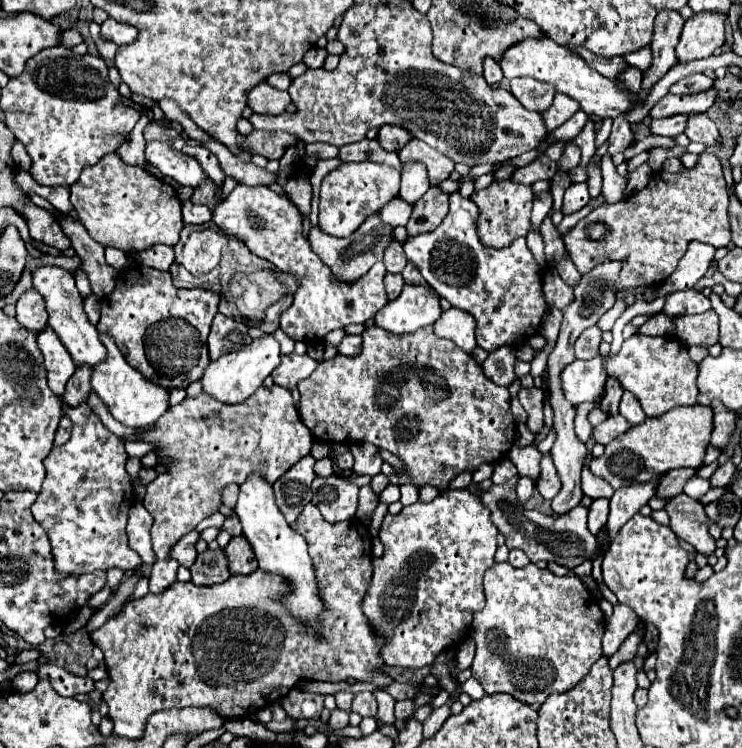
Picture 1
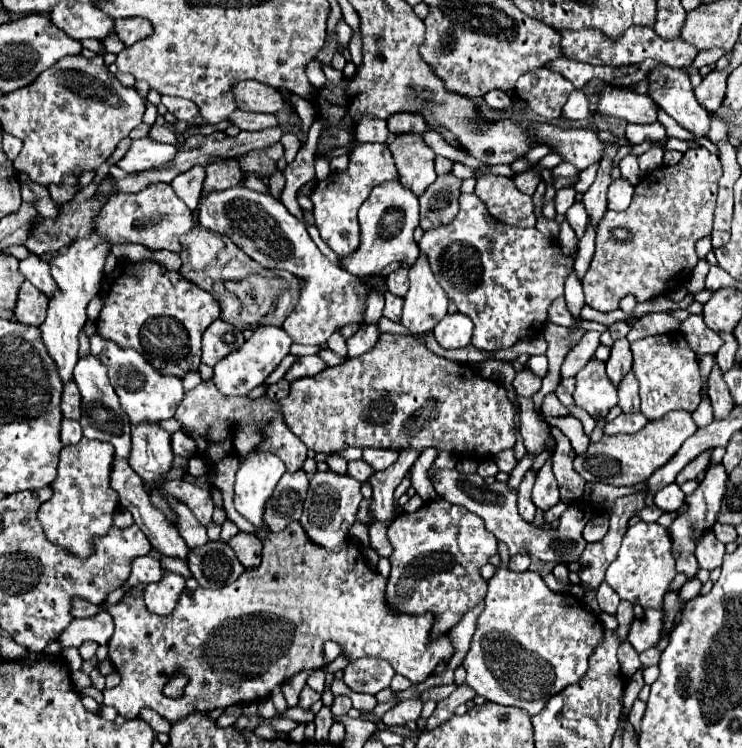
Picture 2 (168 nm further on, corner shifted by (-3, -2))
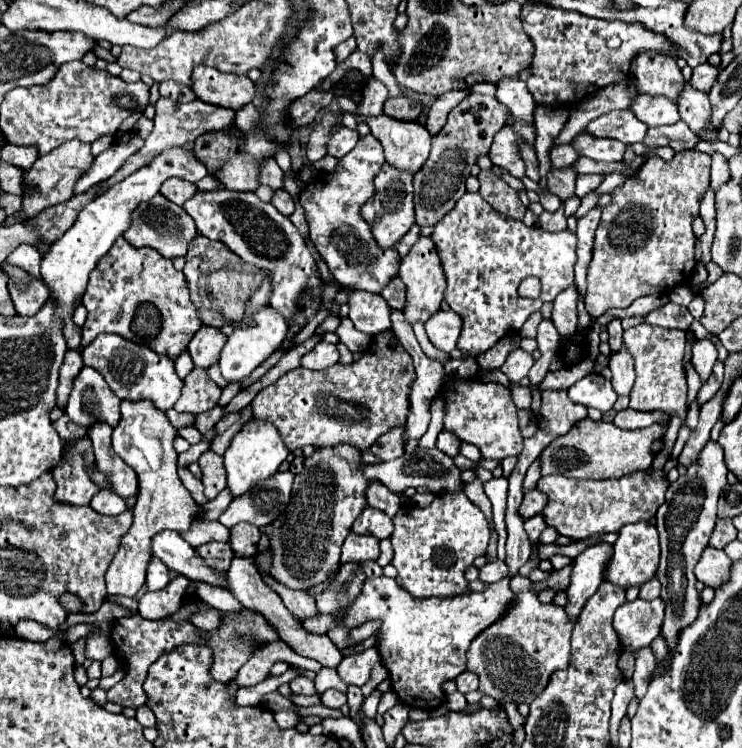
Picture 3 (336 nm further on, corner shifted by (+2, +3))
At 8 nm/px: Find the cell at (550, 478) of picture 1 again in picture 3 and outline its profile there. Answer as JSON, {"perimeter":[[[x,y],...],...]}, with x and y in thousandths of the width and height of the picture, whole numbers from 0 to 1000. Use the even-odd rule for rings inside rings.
{"perimeter":[[[720,650],[717,655],[712,655],[712,658],[706,660],[706,671],[704,671],[704,676],[701,676],[701,687],[704,687],[706,693],[714,693],[714,690],[720,690],[720,687],[728,687],[728,684],[733,682],[733,676],[736,676],[733,660],[728,660],[728,655],[722,655],[722,650]]]}

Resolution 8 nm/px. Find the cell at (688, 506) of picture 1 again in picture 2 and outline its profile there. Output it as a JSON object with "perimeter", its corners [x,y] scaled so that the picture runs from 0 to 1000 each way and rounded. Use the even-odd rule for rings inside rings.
{"perimeter":[[[961,713],[947,715],[947,718],[939,723],[937,745],[939,745],[939,750],[942,750],[942,761],[961,763],[961,761],[972,758],[972,755],[974,755],[974,742],[977,742],[977,729],[969,726]]]}

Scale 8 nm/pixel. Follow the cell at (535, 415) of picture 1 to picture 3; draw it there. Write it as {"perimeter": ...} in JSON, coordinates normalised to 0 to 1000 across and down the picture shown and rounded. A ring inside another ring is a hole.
{"perimeter":[[[698,465],[698,468],[693,468],[693,471],[685,473],[685,481],[677,487],[674,495],[687,505],[687,511],[698,513],[704,505],[712,503],[717,487],[720,487],[717,473],[706,471],[704,465]]]}

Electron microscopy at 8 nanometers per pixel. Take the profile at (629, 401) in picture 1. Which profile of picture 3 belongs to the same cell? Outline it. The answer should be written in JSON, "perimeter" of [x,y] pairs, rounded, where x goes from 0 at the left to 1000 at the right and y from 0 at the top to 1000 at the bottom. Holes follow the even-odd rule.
{"perimeter":[[[838,463],[836,471],[822,476],[822,495],[825,495],[825,516],[836,529],[846,529],[854,516],[854,484],[849,471]]]}

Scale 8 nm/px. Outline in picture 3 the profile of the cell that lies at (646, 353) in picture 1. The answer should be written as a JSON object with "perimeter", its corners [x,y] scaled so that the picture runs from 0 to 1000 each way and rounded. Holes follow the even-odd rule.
{"perimeter":[[[863,433],[841,444],[841,463],[854,476],[857,492],[857,511],[849,527],[849,545],[873,551],[889,548],[922,561],[927,551],[927,513],[919,487],[925,465],[925,444]]]}

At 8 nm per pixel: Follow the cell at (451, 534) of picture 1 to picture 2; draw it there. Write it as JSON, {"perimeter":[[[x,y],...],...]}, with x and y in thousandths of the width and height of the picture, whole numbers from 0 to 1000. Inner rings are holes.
{"perimeter":[[[597,667],[573,672],[559,686],[538,686],[538,691],[524,702],[522,718],[532,731],[524,747],[527,769],[522,779],[522,803],[530,814],[540,820],[567,822],[573,817],[584,817],[586,820],[584,849],[594,849],[611,836],[616,836],[619,828],[654,798],[656,777],[648,774],[646,761],[659,750],[662,742],[670,739],[670,721],[667,715],[659,715],[651,694],[637,689],[627,678],[600,672]]]}

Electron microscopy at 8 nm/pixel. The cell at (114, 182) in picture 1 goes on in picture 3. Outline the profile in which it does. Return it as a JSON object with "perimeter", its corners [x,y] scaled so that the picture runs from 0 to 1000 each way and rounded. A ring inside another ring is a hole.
{"perimeter":[[[210,259],[210,265],[202,265],[199,270],[191,270],[178,283],[178,302],[167,310],[167,318],[183,332],[199,329],[199,332],[213,334],[221,345],[235,345],[235,342],[251,342],[256,321],[264,313],[267,313],[267,307],[259,297],[259,289],[253,289],[253,283],[245,275],[229,270],[218,259]]]}

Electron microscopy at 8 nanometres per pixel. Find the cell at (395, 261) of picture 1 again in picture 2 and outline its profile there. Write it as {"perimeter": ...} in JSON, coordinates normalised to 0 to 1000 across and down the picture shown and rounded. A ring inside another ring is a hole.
{"perimeter":[[[535,360],[535,362],[530,362],[522,370],[522,386],[524,386],[524,392],[538,394],[538,397],[546,397],[549,394],[549,384],[551,384],[549,360]]]}

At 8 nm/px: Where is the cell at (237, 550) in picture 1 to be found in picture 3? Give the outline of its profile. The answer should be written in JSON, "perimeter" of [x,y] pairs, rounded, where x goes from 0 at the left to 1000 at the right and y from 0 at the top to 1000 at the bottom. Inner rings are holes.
{"perimeter":[[[318,701],[310,709],[310,730],[315,741],[323,743],[342,743],[348,738],[348,722],[350,722],[350,709],[340,701]]]}

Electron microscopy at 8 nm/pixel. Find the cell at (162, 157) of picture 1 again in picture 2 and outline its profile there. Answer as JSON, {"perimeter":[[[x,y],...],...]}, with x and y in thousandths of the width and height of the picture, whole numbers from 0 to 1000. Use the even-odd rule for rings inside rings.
{"perimeter":[[[201,183],[182,186],[168,205],[168,210],[158,218],[171,231],[179,229],[195,229],[201,223],[212,223],[217,218],[225,218],[236,207],[236,194],[222,194],[214,189],[206,189]]]}

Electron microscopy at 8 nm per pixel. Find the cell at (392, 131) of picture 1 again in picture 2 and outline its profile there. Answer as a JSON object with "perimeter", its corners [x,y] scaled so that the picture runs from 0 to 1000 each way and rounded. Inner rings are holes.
{"perimeter":[[[535,151],[527,154],[522,159],[524,164],[524,175],[527,178],[573,178],[575,175],[575,164],[567,154],[557,154],[557,151]]]}

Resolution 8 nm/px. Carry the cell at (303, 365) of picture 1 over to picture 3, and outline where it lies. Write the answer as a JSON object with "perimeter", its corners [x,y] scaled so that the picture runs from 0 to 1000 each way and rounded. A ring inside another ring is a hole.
{"perimeter":[[[429,457],[415,473],[410,473],[410,479],[404,481],[404,489],[418,492],[418,495],[437,495],[442,489],[450,489],[456,484],[456,468],[450,460],[439,460],[439,457]]]}

